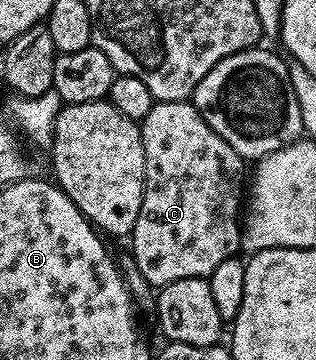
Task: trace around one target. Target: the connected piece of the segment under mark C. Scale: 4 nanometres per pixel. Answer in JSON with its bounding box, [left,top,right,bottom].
[130,101,246,288]

